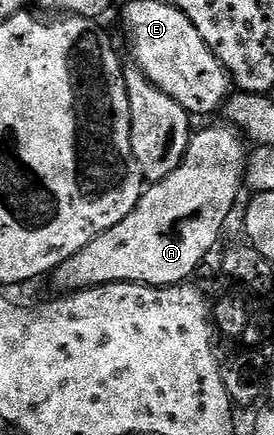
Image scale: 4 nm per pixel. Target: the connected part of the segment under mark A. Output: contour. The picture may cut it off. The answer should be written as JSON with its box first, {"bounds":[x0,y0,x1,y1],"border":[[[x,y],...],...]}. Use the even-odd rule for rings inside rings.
{"bounds":[53,123,249,291],"border":[[[220,123],[212,129],[192,132],[191,146],[187,154],[181,159],[177,171],[165,179],[148,184],[144,188],[137,207],[121,219],[109,231],[97,235],[77,255],[65,259],[53,271],[55,285],[66,291],[92,289],[98,285],[116,285],[122,281],[138,283],[140,285],[181,285],[184,284],[199,269],[199,264],[210,255],[235,209],[235,200],[239,197],[239,188],[245,185],[245,174],[249,160],[249,149],[245,146],[244,138],[238,129]]]}

